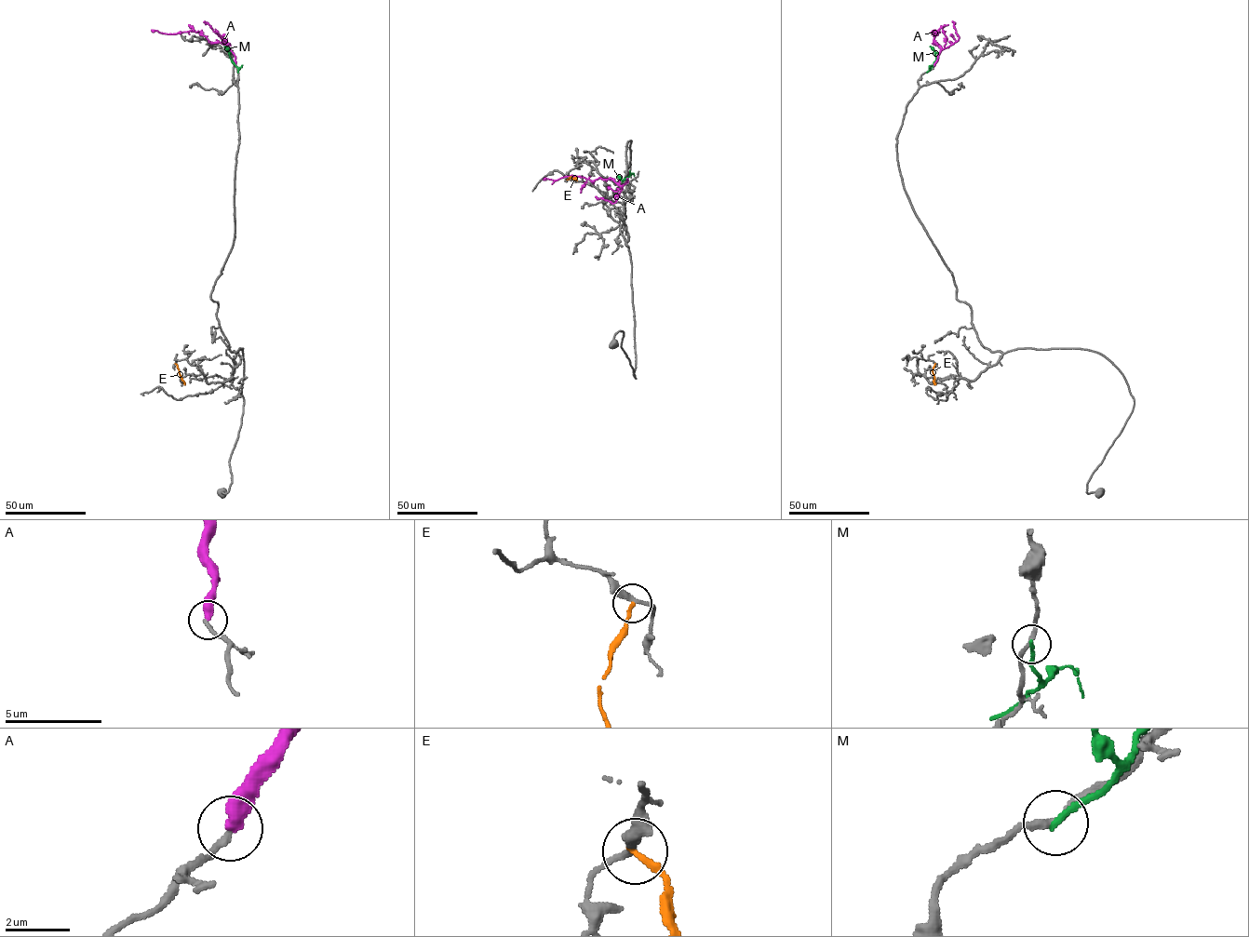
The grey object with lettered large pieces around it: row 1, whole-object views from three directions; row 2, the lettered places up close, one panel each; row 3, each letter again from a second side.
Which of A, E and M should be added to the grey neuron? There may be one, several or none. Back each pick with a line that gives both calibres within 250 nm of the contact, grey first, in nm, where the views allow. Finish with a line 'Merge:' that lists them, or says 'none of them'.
Merge: none of them

